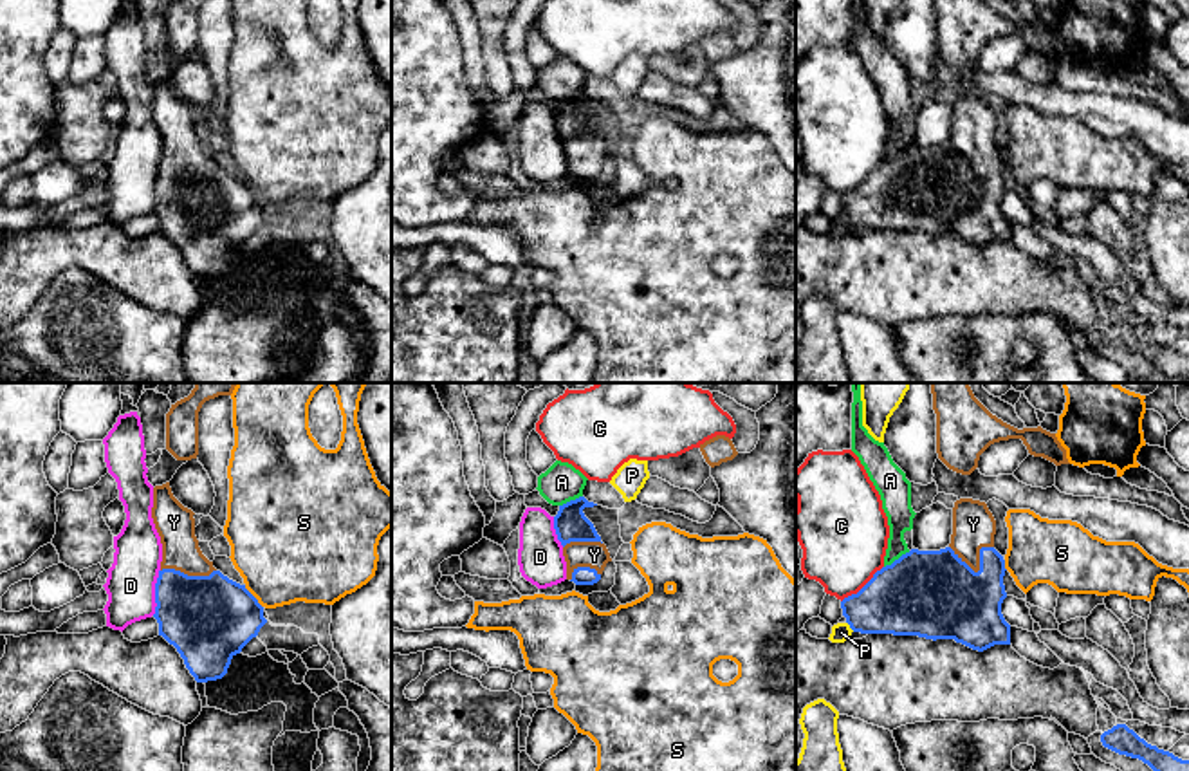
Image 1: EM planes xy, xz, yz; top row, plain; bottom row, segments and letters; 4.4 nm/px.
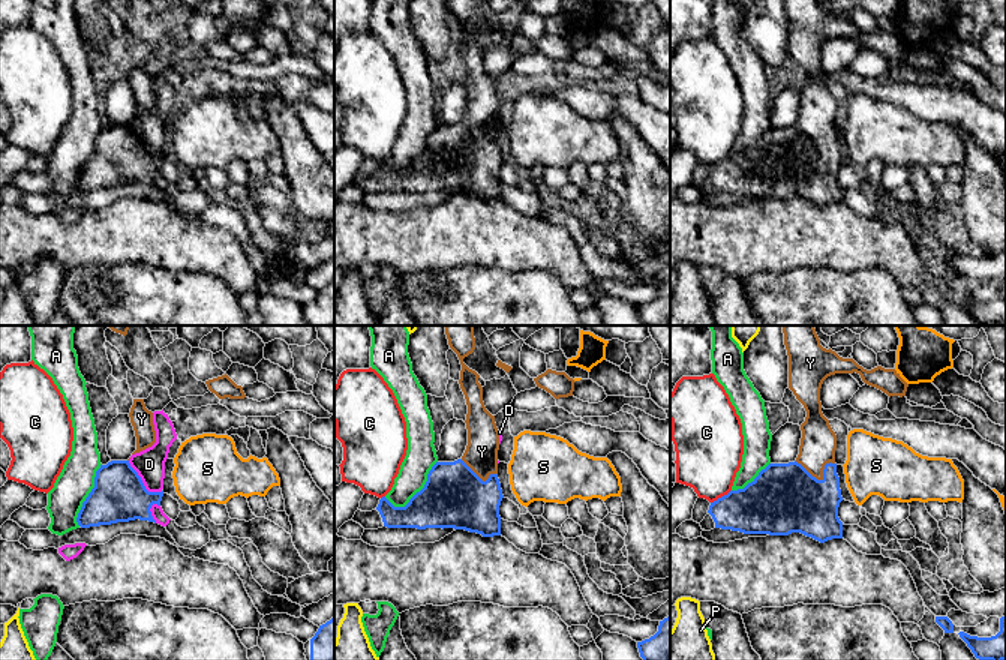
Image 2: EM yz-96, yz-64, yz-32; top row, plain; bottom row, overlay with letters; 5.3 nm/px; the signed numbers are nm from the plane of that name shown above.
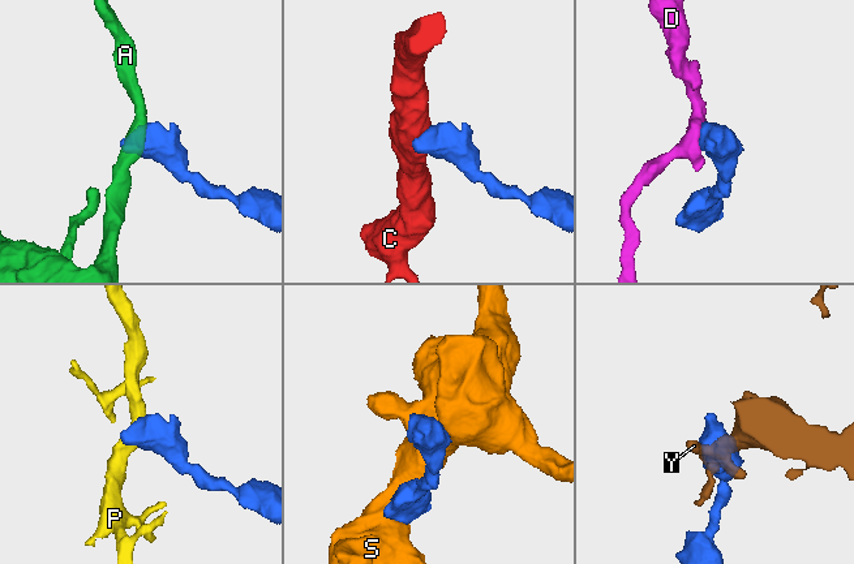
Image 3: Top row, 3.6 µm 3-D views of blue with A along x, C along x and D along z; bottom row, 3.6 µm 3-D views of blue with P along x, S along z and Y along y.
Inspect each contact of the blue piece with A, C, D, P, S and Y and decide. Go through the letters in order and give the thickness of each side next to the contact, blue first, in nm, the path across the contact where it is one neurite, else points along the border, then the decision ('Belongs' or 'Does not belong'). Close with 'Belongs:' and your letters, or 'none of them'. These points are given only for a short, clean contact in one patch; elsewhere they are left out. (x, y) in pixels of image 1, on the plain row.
A: Thickness 400 nm (blue) against 130 nm. Boundary: yz (910, 147), (884, 163). Does not belong
C: Thickness 360 nm (blue) against 380 nm. Boundary: yz (883, 161), (841, 197). Does not belong
D: Thickness 380 nm (blue) against 220 nm. Boundary: xy (159, 165), (156, 206), (152, 210). Does not belong
P: Thickness 320 nm (blue) against 90 nm. Boundary: yz (847, 217), (854, 226). Does not belong
S: Thickness 380 nm (blue) against 460 nm. Does not belong
Y: Thickness 400 nm (blue) against 190 nm. Path across: yz (933, 190), (958, 183), (980, 163), (973, 156), (973, 120). Belongs
Belongs: Y

